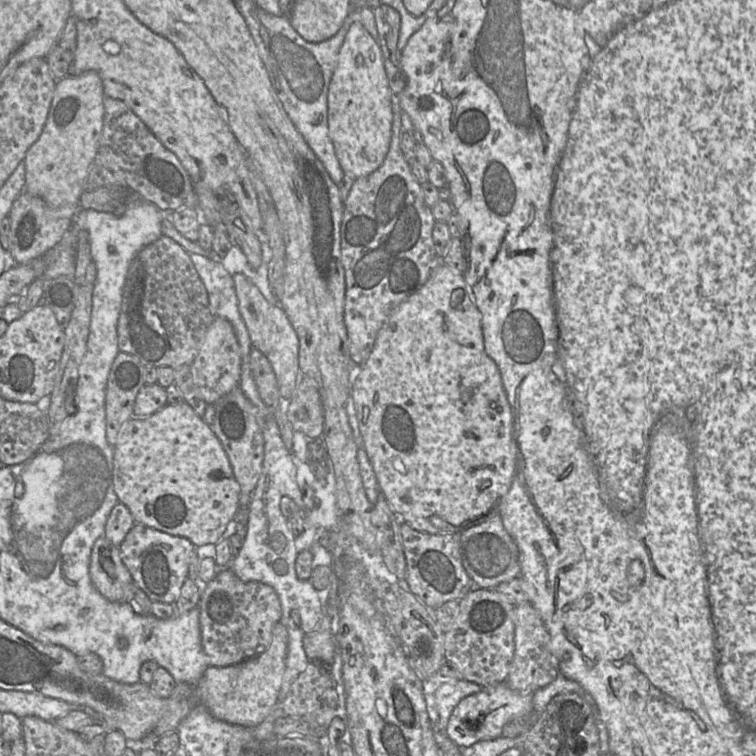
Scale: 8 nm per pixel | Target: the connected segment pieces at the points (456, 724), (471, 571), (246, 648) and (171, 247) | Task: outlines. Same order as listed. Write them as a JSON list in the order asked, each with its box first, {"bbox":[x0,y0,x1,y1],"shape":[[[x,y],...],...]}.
[{"bbox":[448,683,533,748],"shape":[[[505,683],[483,687],[478,693],[462,699],[453,710],[448,726],[448,737],[460,748],[469,747],[481,740],[502,736],[503,728],[514,720],[527,721],[533,714],[533,693],[521,693]]]},{"bbox":[461,513,521,589],"shape":[[[498,513],[488,515],[461,532],[461,559],[474,588],[495,589],[502,582],[521,578],[518,546]]]},{"bbox":[198,567,282,667],"shape":[[[229,567],[219,568],[212,581],[201,584],[198,608],[202,646],[209,665],[215,667],[238,664],[266,651],[272,641],[273,628],[282,617],[279,596],[271,586],[258,581],[242,581]]]},{"bbox":[118,235,214,369],"shape":[[[161,235],[138,252],[127,273],[118,320],[118,347],[121,352],[138,357],[145,366],[178,369],[184,365],[191,365],[214,318],[209,308],[207,290],[189,252],[166,235]]]}]

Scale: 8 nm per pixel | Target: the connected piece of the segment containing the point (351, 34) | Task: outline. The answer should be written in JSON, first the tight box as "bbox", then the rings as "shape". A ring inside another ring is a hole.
{"bbox":[328,20,392,178],"shape":[[[356,20],[344,38],[328,90],[329,136],[344,175],[348,174],[353,178],[366,177],[382,165],[390,148],[392,121],[391,90],[381,48],[363,24]]]}

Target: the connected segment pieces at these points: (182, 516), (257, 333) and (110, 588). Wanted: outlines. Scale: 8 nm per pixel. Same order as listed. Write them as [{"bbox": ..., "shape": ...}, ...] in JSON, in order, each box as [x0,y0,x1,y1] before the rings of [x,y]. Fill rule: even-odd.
[{"bbox":[113,402,241,546],"shape":[[[182,402],[176,405],[167,404],[150,416],[132,416],[121,427],[114,448],[113,483],[119,502],[125,504],[133,515],[135,523],[155,528],[171,535],[189,539],[195,546],[217,544],[223,537],[228,524],[234,519],[240,508],[241,488],[237,482],[231,463],[219,439],[204,420],[196,415],[190,405]]]},{"bbox":[232,274,299,399],"shape":[[[244,274],[232,276],[238,299],[238,308],[245,322],[252,346],[261,351],[270,361],[275,372],[282,398],[291,399],[297,387],[299,367],[299,338],[286,312],[280,305],[267,301],[260,289]]]},{"bbox":[89,535,134,602],"shape":[[[105,535],[93,545],[89,572],[94,587],[112,602],[123,601],[125,588],[134,582],[121,558],[120,548]]]}]

